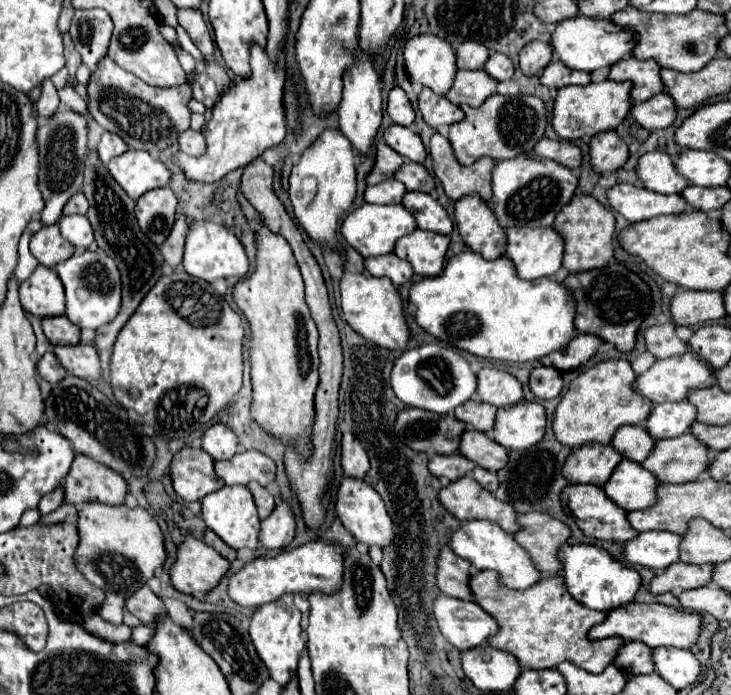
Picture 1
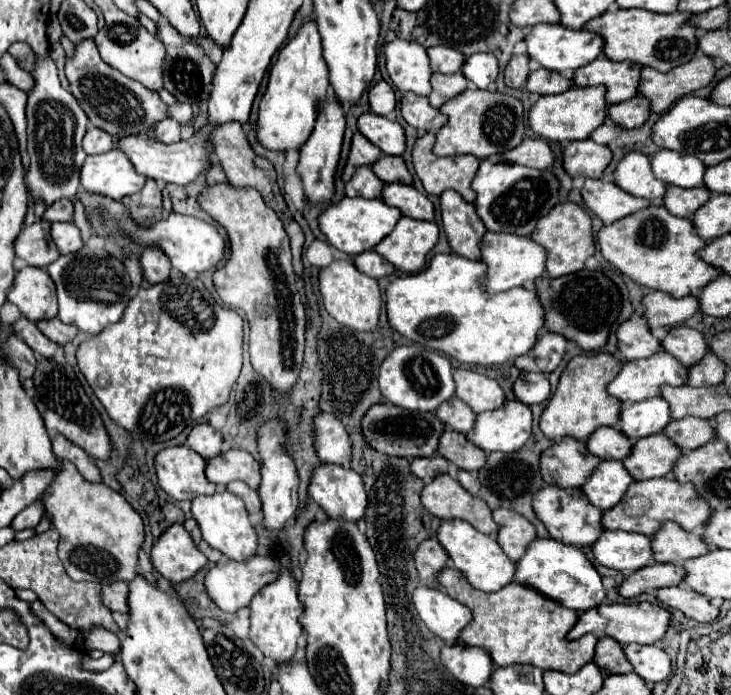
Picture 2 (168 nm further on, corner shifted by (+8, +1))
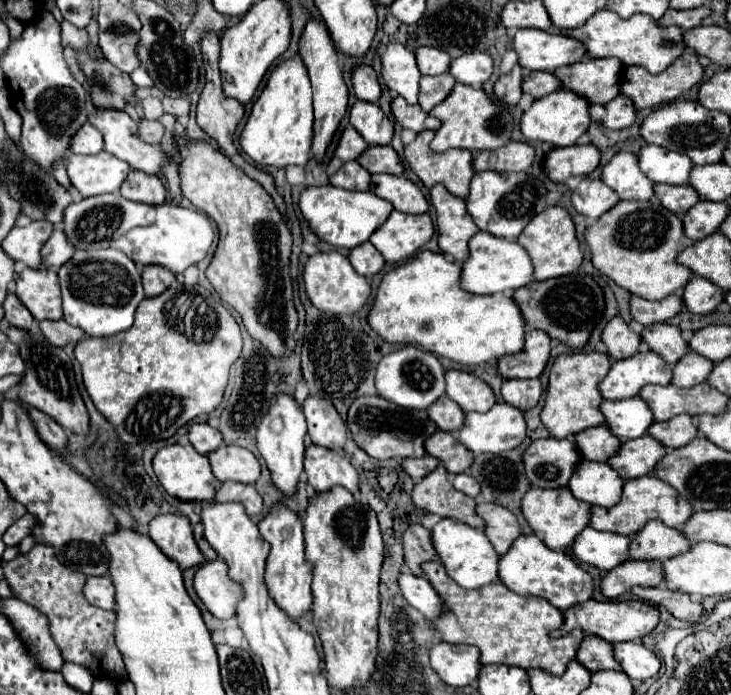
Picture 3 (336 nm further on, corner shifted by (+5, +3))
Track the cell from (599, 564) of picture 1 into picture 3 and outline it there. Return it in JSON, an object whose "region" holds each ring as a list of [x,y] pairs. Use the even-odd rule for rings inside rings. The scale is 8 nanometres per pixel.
{"region":[[[521,535],[499,561],[499,579],[519,595],[545,597],[557,609],[567,611],[573,605],[593,597],[593,577],[579,567],[565,551],[551,551],[537,535]]]}

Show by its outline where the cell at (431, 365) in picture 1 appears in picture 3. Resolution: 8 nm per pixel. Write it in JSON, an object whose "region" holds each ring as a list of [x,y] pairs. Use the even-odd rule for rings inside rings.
{"region":[[[405,345],[389,355],[385,355],[377,365],[375,385],[381,397],[395,405],[403,405],[405,409],[429,409],[433,401],[437,401],[441,395],[445,395],[445,369],[441,361],[427,353],[425,349],[419,349],[415,345]]]}

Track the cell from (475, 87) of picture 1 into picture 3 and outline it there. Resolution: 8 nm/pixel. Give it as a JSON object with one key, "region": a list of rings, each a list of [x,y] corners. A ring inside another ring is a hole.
{"region":[[[441,73],[441,75],[423,75],[421,77],[421,93],[419,93],[419,105],[423,111],[431,111],[435,105],[439,105],[441,101],[447,99],[447,95],[451,93],[451,89],[455,87],[455,79],[449,77],[449,73]]]}

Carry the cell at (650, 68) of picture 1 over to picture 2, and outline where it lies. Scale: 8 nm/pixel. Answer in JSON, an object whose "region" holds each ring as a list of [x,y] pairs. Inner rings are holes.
{"region":[[[598,57],[596,63],[588,63],[574,73],[574,85],[578,87],[606,87],[606,103],[614,105],[636,95],[636,87],[640,83],[640,65],[632,61],[610,61],[606,57]]]}

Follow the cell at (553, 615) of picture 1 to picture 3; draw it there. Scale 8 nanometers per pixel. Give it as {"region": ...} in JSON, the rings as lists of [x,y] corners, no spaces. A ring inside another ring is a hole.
{"region":[[[441,561],[423,565],[427,579],[447,605],[447,615],[437,621],[437,629],[447,643],[475,645],[481,651],[483,665],[515,665],[521,669],[541,667],[547,673],[563,675],[567,663],[577,657],[583,633],[569,633],[561,639],[551,639],[553,629],[561,629],[563,613],[541,597],[523,597],[513,593],[503,583],[491,583],[475,591],[467,591],[447,577]]]}

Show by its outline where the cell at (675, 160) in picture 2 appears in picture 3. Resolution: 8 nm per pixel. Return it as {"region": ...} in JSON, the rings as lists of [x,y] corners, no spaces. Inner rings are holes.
{"region":[[[645,145],[639,153],[641,171],[655,183],[669,185],[685,185],[687,177],[693,169],[691,159],[683,153],[667,151],[659,145]]]}

